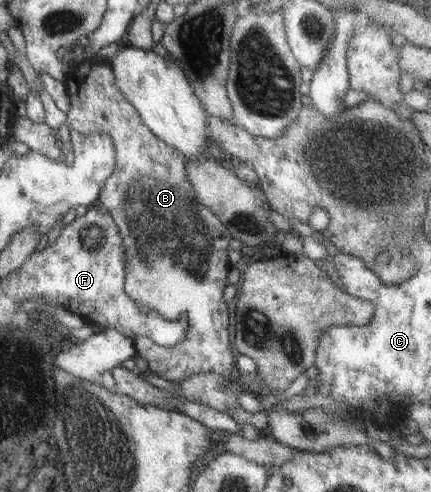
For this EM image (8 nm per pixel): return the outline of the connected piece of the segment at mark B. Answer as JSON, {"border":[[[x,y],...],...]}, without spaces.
{"border":[[[92,60],[73,67],[67,75],[65,84],[71,93],[70,109],[66,112],[67,126],[81,134],[109,133],[115,145],[115,168],[111,176],[103,182],[99,194],[99,202],[107,208],[114,219],[126,249],[126,271],[124,291],[137,301],[143,313],[155,312],[164,320],[186,321],[184,340],[170,347],[159,346],[146,337],[132,339],[136,354],[142,358],[144,368],[151,370],[161,378],[171,381],[187,379],[197,373],[213,372],[232,378],[235,375],[236,363],[231,334],[229,334],[229,310],[223,299],[223,290],[227,286],[227,275],[231,269],[228,259],[231,234],[211,213],[211,209],[202,206],[196,198],[191,182],[187,178],[185,157],[180,156],[177,149],[165,144],[157,138],[149,127],[141,120],[137,109],[125,98],[122,90],[115,84],[113,70],[105,61],[94,63]]]}

